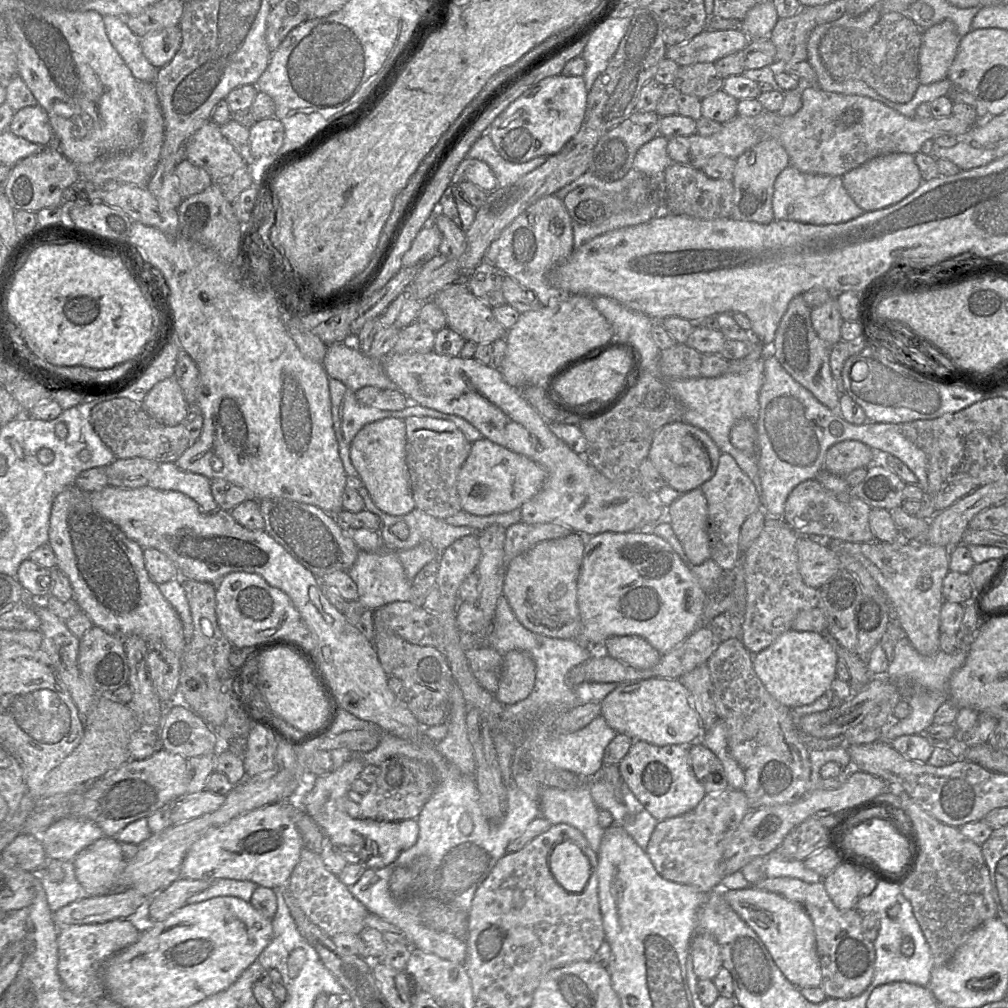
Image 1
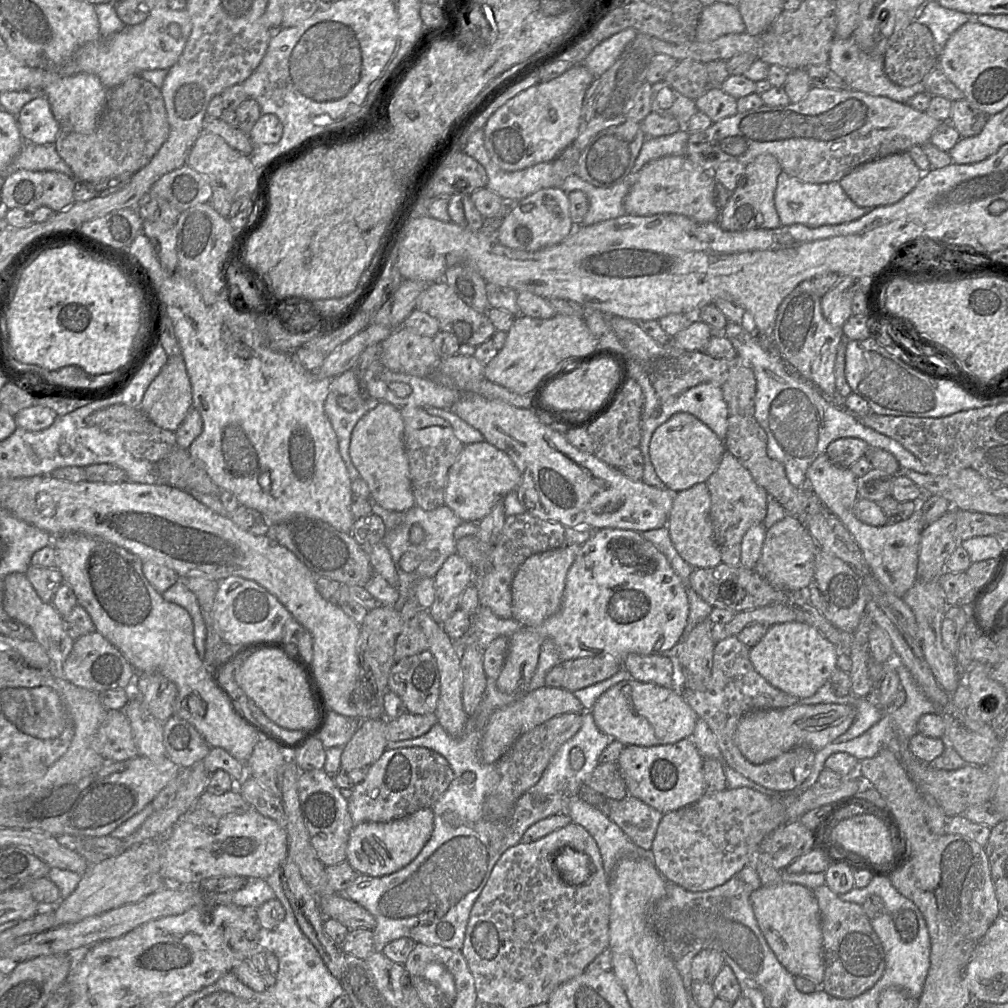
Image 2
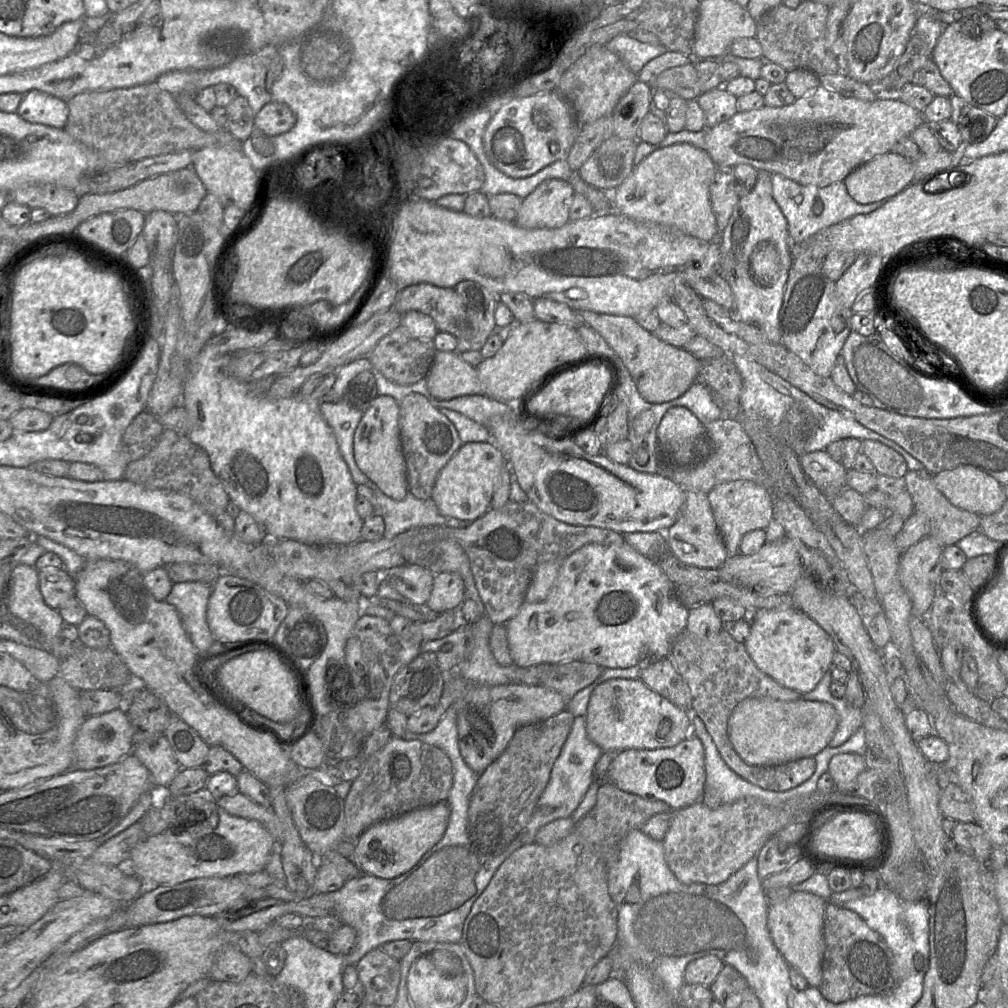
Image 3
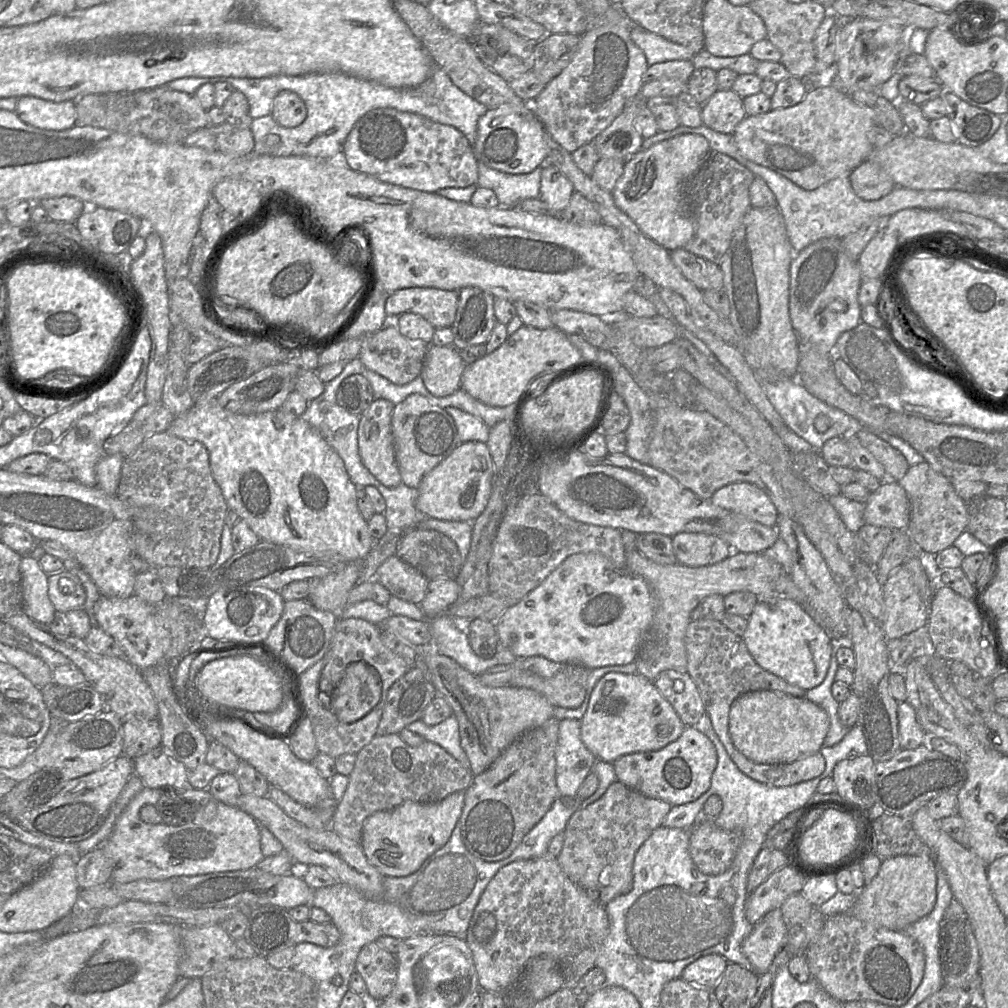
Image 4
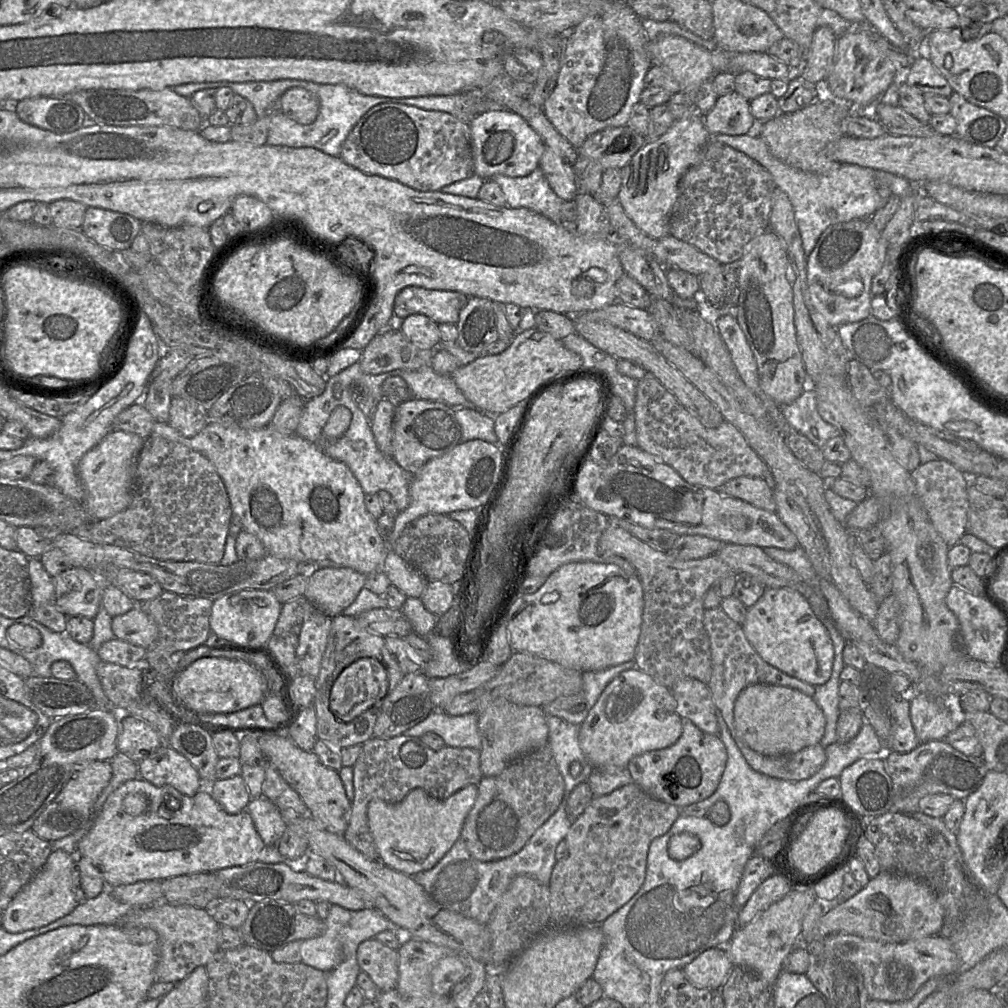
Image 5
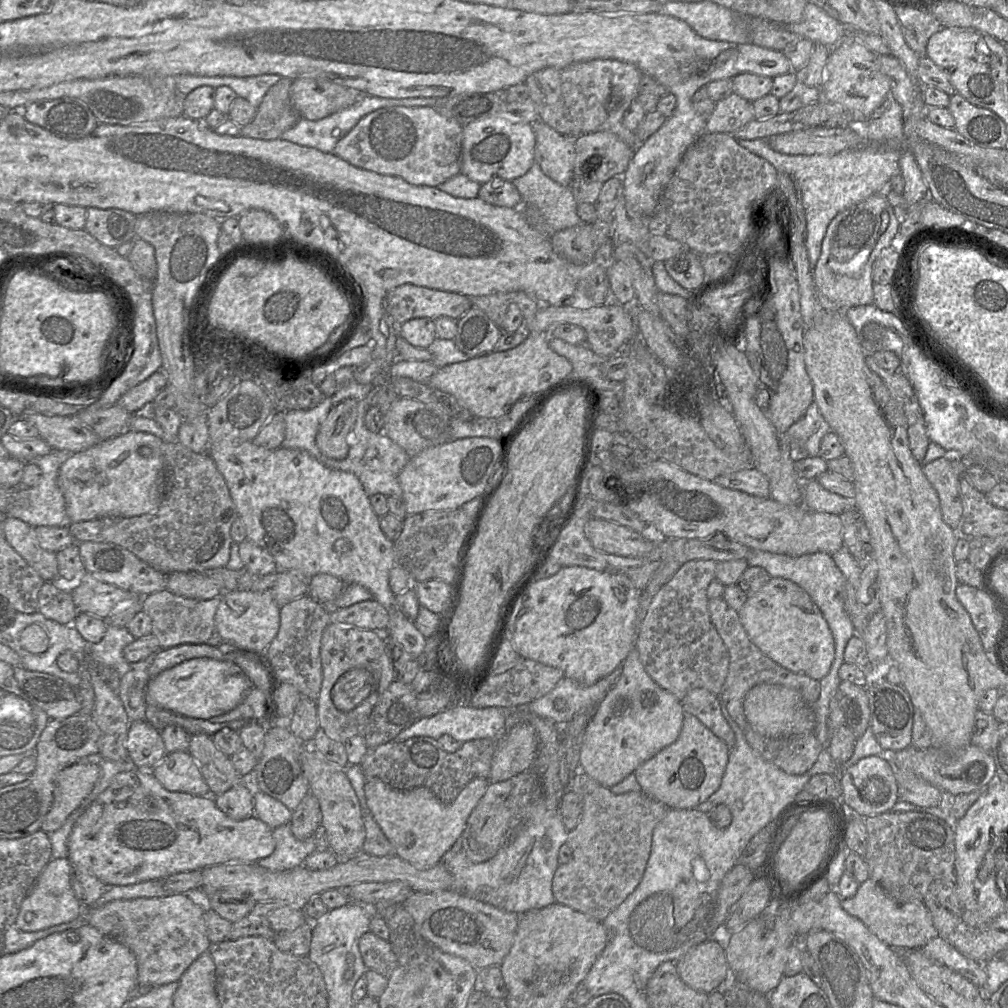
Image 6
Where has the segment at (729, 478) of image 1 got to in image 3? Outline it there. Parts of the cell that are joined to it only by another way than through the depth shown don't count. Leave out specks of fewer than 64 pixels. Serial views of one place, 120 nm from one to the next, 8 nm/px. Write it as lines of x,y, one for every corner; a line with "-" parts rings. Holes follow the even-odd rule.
740,479
721,483
711,489
708,493
708,498
729,556
735,556
740,553
740,543
746,533
755,529
766,529
774,518
773,494
765,486
750,480

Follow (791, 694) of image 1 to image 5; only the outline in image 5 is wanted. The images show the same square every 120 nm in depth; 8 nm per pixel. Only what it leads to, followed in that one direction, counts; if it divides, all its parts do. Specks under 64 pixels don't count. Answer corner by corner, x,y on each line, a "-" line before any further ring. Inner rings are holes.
766,588
758,601
747,609
742,625
746,638
771,666
813,686
826,683
834,661
832,639
806,598
790,588

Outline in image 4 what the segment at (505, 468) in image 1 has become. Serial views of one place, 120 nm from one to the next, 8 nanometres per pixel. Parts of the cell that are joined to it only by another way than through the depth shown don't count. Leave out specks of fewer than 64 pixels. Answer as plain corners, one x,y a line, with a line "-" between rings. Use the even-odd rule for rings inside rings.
461,443
422,479
415,506
417,510
439,520
474,521
486,508
493,489
494,464
486,443

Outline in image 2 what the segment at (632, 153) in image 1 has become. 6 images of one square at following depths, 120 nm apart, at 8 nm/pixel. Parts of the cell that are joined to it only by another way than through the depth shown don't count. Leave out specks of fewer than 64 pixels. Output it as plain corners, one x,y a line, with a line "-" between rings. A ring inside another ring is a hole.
626,120
620,125
599,132
582,151
575,175
601,188
609,188
630,179
632,168
646,139
641,123
633,120

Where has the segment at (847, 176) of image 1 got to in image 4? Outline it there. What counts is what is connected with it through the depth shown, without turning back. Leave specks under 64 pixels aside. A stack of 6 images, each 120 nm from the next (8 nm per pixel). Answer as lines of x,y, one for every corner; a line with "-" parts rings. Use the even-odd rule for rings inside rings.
865,160
849,173
854,193
862,200
873,201
889,194
895,183
876,162

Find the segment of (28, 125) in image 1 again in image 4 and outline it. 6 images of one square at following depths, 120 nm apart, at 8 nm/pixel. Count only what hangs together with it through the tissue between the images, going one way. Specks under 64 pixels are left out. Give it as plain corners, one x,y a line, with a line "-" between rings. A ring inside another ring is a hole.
34,96
18,98
18,117
28,125
44,130
62,131
76,124
75,101
52,102

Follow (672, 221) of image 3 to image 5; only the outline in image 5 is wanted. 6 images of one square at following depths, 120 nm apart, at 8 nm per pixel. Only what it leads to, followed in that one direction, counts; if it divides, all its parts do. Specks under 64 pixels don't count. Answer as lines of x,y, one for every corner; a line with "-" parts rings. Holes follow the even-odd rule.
694,108
688,117
675,120
663,135
648,139
621,169
621,188
616,200
636,227
655,240
670,235
670,218
679,195
679,181
700,161
710,142
703,116

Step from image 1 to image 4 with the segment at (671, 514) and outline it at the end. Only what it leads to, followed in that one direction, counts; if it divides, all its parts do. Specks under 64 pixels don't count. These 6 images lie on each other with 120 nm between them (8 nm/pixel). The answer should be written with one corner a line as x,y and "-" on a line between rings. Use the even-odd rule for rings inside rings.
680,532
671,538
678,563
690,567
716,564
733,552
727,542
712,534

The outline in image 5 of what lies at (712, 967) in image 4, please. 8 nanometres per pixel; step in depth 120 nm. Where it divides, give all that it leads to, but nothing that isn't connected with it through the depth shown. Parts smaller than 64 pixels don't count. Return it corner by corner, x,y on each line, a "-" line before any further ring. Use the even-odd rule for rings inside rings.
712,947
684,965
682,971
694,987
719,991
732,967
724,948

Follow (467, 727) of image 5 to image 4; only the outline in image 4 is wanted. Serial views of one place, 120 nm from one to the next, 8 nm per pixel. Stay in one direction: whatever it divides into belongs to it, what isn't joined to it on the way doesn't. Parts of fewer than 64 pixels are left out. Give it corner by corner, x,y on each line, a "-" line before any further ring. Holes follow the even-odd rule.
454,714
433,726
429,726
421,719
418,719
407,725
405,729
422,736
426,741
439,745
461,765
470,769
467,755
460,745
458,720

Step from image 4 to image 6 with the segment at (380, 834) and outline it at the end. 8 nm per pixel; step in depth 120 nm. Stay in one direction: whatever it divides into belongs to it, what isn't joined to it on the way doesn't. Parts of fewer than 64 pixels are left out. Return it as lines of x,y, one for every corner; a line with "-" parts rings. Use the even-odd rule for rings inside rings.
379,778
366,779
364,791
367,805
395,848
396,856
418,869
429,869
442,862
444,854
462,835
471,812
484,796
488,785
488,779
473,779
451,803
441,802
427,787
398,790

